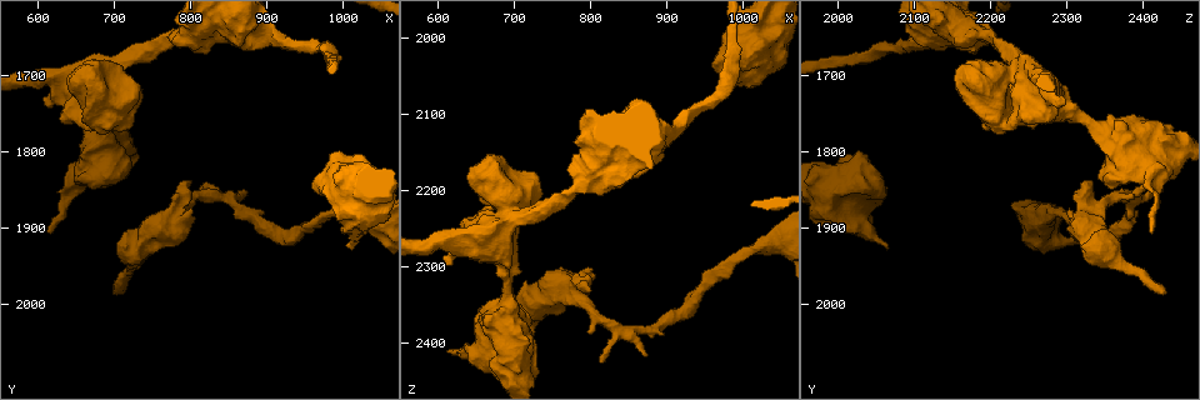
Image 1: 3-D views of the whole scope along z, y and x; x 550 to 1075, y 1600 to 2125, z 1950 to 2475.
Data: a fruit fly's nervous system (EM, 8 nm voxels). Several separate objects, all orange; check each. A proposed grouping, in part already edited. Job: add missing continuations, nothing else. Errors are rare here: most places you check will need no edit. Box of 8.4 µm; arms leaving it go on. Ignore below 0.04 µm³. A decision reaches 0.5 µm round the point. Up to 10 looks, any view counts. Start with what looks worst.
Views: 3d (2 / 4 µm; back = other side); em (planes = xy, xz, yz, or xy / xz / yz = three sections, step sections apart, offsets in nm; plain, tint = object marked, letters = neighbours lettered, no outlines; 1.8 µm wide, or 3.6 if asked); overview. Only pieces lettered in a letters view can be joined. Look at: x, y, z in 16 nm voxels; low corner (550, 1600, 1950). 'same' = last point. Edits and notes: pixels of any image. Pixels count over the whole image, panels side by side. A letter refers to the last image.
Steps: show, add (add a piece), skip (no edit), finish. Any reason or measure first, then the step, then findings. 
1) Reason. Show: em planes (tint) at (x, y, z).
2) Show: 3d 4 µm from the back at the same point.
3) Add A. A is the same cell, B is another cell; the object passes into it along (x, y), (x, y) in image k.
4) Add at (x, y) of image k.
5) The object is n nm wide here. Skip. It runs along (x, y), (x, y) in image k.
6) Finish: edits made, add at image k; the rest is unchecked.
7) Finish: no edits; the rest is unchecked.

Free end. Show: 3d 4 µm at (800, 1840, 2330).

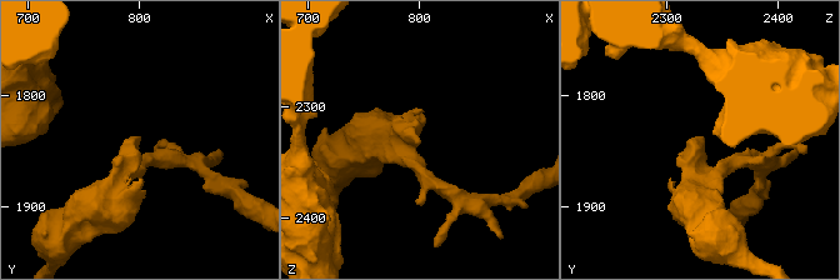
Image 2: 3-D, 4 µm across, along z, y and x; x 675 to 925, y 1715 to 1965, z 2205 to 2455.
Need the tissue. Show: em planes (letters) at (802, 1840, 2332).

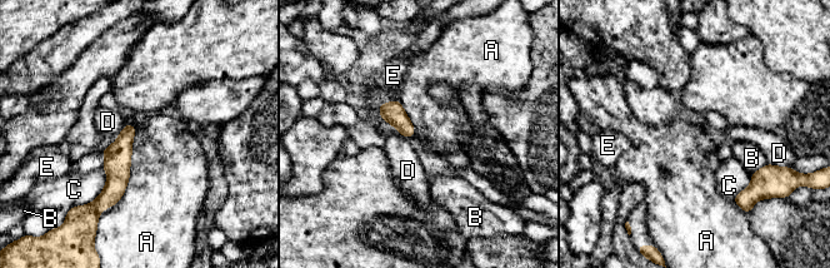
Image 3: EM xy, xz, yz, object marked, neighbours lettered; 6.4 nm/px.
Skip. A, B, C, D and E are other cells; it runs along (129, 127), (110, 202) in image 3; none of them fits.

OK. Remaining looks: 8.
Two arms in line, one across. Show: em 3.6 µm planes (tint) at (705, 1685, 2230).

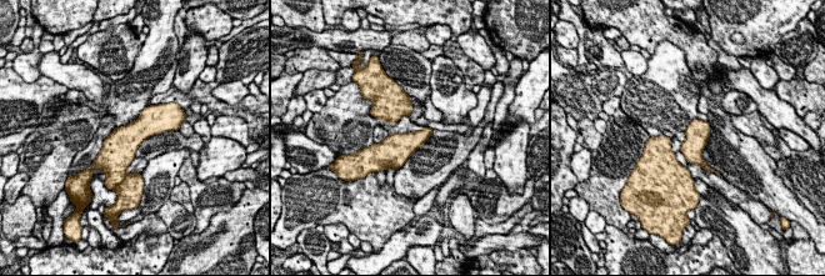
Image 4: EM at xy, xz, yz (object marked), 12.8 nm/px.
Show: em 3.6 µm planes (letters) at the same point.

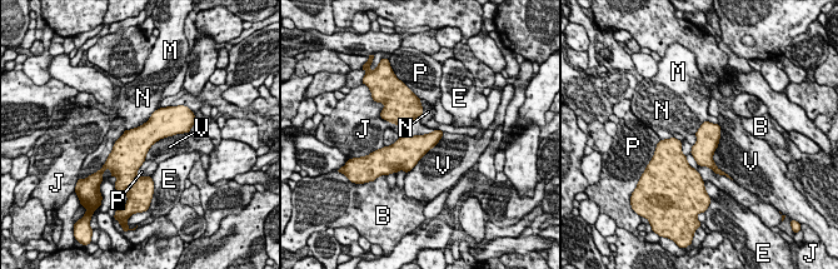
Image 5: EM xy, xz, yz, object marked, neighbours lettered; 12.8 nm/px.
The object is 300 nm wide here. Skip. B, E, J, M, N, P and V are other cells; a border runs along (158, 108), (144, 123), (126, 130) in image 5; none of them fits.

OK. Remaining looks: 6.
Branch stops here. Show: em xz step 4 (tint) at (995, 1805, 2035).

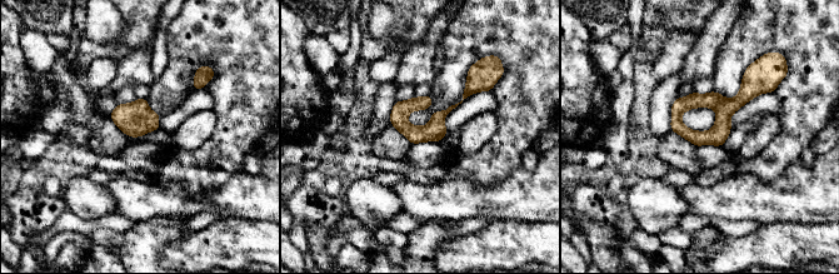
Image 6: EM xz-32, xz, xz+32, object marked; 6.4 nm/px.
Show: em planes (letters) at the same point.

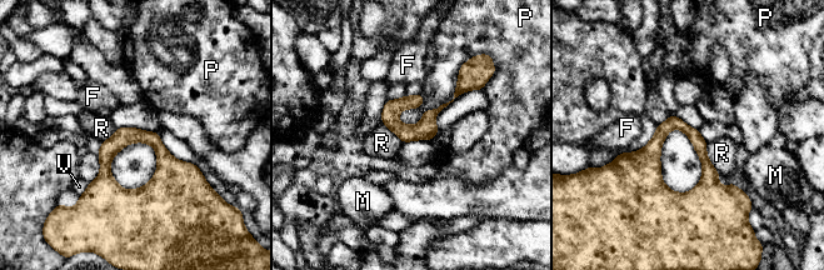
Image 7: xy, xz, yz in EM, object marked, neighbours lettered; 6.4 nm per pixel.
Skip. F, M, P, R and V are other cells; it runs along (469, 85), (418, 129), (384, 118) in image 7; no lettered piece goes on from it.

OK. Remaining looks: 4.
Stops while still wide. Show: 3d 2 µm at (1010, 1925, 2065).

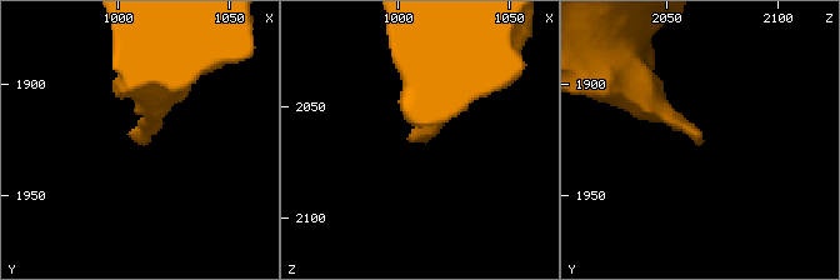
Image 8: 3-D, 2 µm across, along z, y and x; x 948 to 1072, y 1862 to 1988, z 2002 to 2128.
Need the tissue. Show: em planes (letters) at (1010, 1925, 2065).

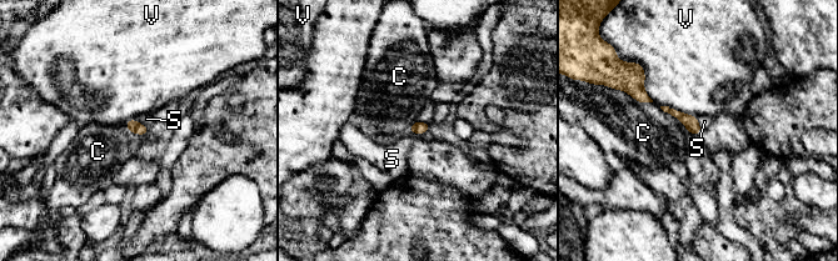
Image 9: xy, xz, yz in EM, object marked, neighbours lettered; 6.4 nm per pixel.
Skip. C, S and V are other cells; a border runs along (134, 119), (148, 130) in image 9; none of them fits.

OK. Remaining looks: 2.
Finish: no edits; the rest is unchecked.

